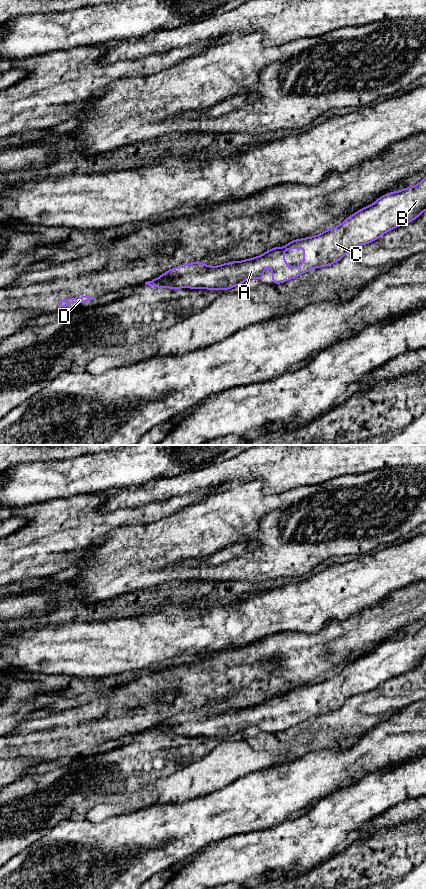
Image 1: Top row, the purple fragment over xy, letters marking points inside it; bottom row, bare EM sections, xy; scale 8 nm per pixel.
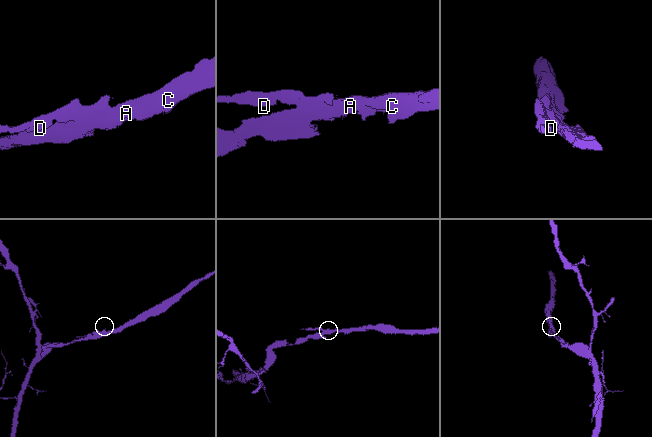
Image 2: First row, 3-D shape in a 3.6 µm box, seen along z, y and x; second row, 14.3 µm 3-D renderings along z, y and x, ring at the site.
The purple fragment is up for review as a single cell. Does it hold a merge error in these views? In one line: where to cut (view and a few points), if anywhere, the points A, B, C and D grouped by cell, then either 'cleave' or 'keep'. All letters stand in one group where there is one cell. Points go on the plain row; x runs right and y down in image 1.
xy (161, 724), (167, 725), (171, 732) | A B C / D | cleave

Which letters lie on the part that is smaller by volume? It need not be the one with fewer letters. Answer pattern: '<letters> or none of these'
D

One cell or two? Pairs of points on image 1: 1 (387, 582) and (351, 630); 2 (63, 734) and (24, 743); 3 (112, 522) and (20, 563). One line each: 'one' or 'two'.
1: two
2: one
3: one

